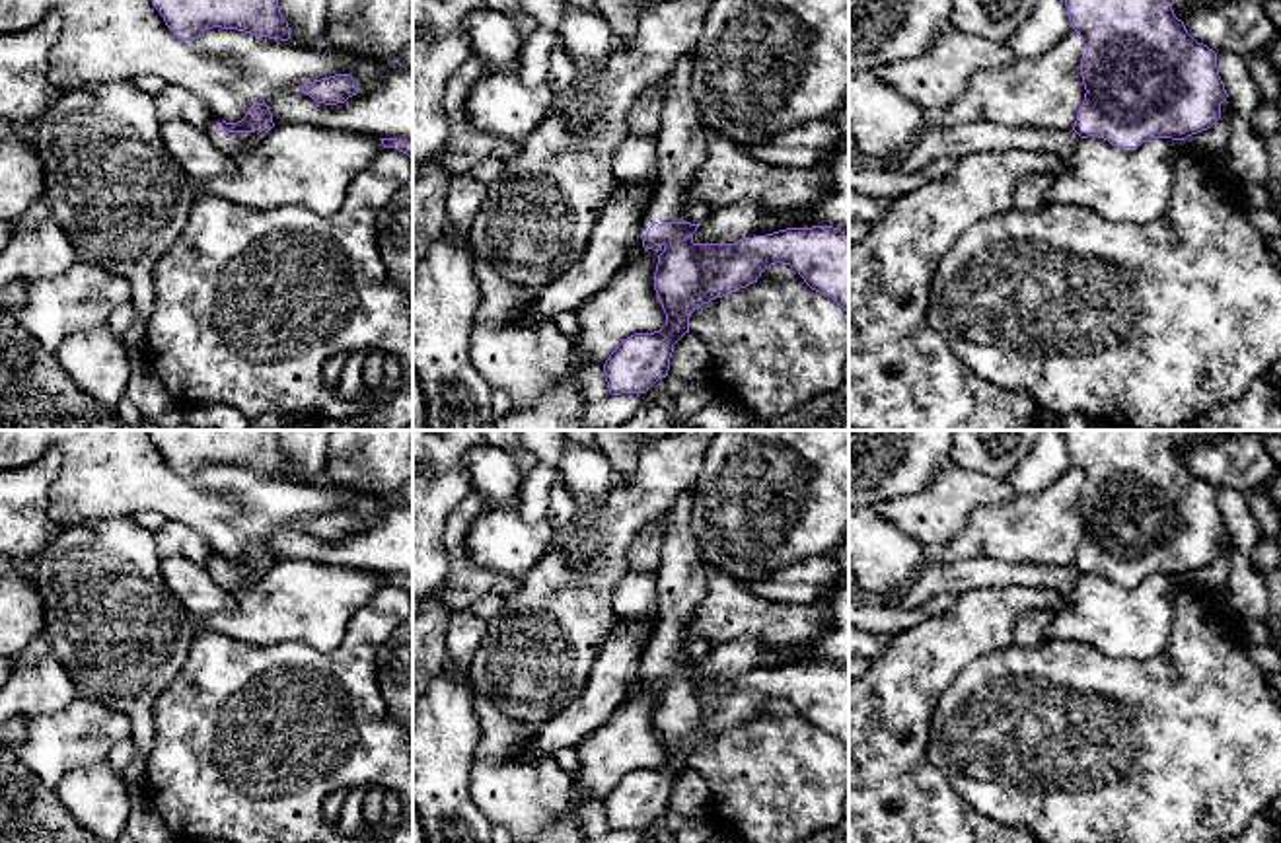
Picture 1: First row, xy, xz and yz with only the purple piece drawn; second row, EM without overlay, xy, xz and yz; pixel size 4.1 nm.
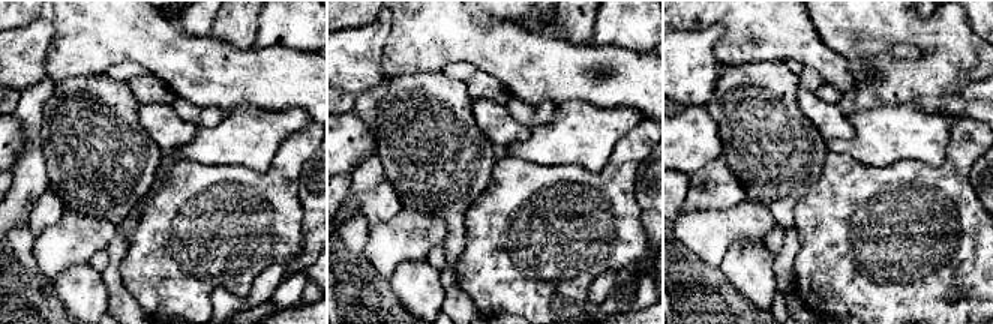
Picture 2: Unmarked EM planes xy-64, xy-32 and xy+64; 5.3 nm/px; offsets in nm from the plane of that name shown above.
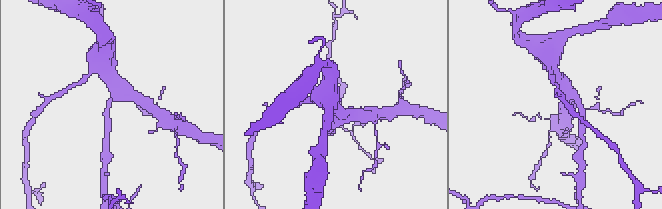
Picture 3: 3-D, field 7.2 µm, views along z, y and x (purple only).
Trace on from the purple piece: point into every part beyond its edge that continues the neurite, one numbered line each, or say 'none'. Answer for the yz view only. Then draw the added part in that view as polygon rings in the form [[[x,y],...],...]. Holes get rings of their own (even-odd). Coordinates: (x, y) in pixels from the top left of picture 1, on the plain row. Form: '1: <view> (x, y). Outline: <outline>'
1: yz (935, 577). Outline: [[[927,551],[909,590],[896,598],[892,594],[870,594],[862,588],[849,590],[849,604],[882,604],[888,607],[915,609],[927,600],[950,592],[962,598],[971,588],[1005,588],[1012,584],[1055,590],[1069,596],[1080,572],[1073,567],[1043,563],[1005,563],[987,557],[942,563],[936,553]]]

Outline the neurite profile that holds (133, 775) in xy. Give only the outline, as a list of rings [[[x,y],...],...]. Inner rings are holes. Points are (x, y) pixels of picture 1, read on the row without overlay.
[[[136,753],[128,763],[128,767],[125,769],[123,779],[130,792],[138,792],[144,788],[146,765],[148,765],[148,757]]]

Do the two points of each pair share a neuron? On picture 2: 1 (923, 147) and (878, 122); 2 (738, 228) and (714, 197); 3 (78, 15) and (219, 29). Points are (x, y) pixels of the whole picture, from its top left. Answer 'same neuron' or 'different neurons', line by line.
1: same neuron
2: different neurons
3: different neurons

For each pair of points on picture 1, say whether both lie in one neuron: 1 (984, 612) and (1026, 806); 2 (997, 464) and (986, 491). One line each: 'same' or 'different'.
1: different
2: different

